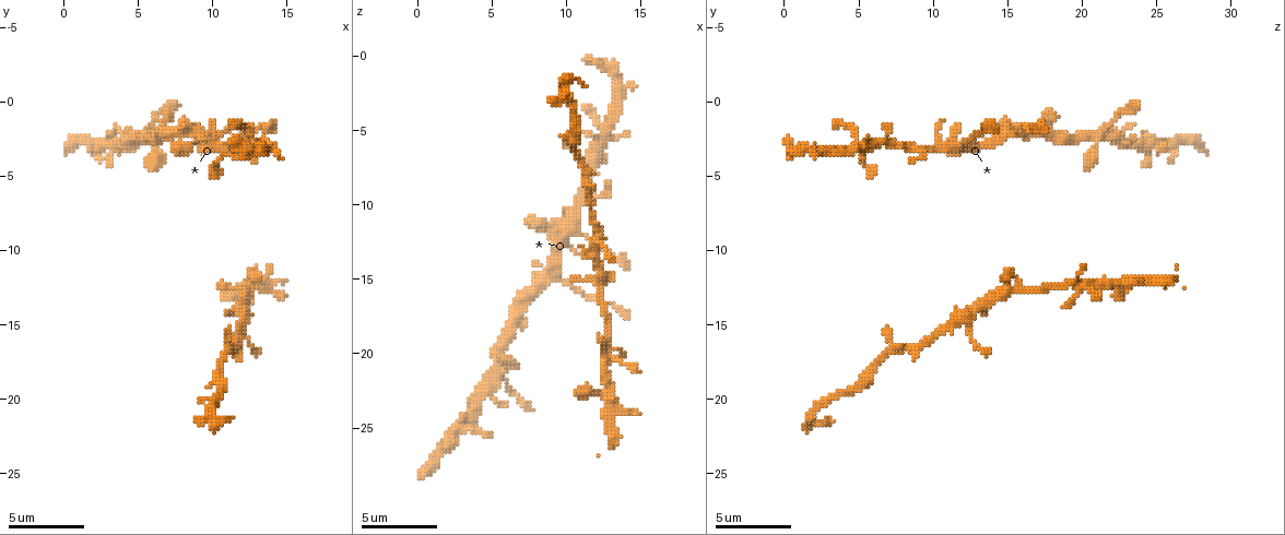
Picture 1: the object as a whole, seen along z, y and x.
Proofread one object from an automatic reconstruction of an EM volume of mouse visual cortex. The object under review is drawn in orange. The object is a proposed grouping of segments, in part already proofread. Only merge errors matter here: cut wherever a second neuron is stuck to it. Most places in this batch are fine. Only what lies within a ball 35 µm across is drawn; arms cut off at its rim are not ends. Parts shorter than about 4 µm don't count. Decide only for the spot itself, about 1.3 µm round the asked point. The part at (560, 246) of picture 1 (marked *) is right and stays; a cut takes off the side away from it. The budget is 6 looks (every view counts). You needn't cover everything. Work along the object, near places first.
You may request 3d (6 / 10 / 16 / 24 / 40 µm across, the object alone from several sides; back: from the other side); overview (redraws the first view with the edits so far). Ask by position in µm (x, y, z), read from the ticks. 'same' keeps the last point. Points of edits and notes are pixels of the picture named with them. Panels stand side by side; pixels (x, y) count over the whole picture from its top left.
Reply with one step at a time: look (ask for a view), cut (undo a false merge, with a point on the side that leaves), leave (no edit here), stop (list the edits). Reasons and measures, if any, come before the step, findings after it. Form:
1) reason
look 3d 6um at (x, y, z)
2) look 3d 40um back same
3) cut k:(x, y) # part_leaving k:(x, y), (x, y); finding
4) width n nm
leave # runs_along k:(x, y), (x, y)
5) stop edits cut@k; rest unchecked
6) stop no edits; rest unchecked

a fork
look 3d 6um at (9.4, 2.4, 15.0)

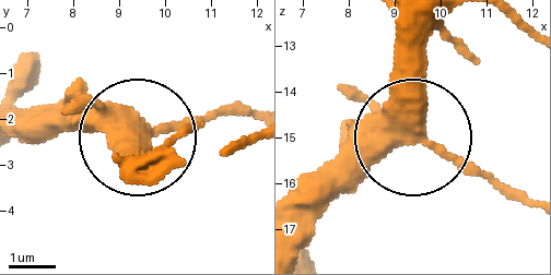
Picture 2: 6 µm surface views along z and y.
look 3d 6um back at (9.45, 2.15, 15.00)

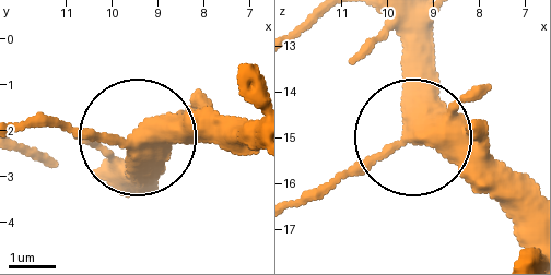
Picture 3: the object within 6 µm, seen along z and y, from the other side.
leave # all the same neuron

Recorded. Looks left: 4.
looks like a crossing
look 3d 16um at (12.2, 12.6, 15.6)

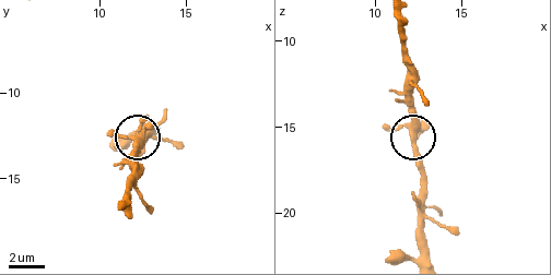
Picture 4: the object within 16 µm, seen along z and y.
look 3d 6um same

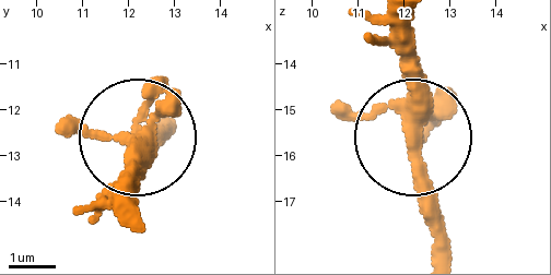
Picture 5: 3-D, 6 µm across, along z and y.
arms 4
leave # one neuron here

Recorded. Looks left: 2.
looks like a crossing
look 3d 6um at (6.0, 2.6, 21.0)

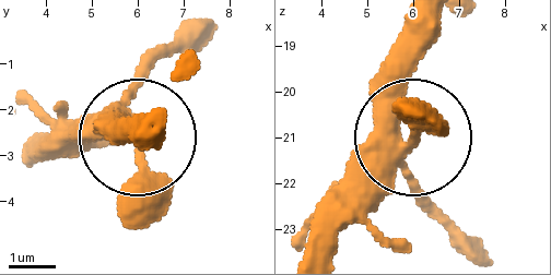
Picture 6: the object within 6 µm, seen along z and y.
look 3d 6um back same

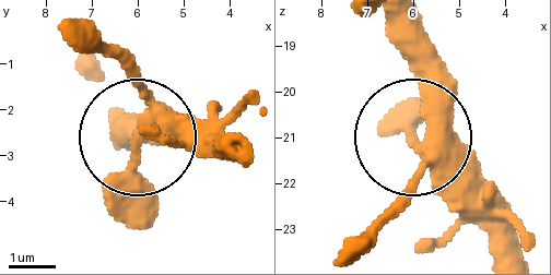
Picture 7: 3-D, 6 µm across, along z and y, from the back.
arms 4
leave # runs_along 7:(388, 20), (424, 90), (424, 148), (502, 227); all the same neuron

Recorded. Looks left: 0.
stop no edits; rest unchecked

